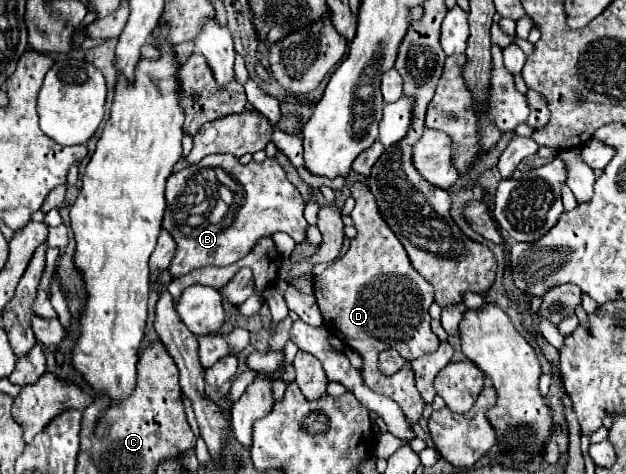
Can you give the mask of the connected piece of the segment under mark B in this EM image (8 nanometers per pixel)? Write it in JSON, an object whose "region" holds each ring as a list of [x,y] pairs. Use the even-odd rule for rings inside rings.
{"region":[[[208,155],[200,163],[172,173],[166,181],[166,213],[162,227],[170,231],[178,245],[168,271],[172,277],[180,277],[206,265],[232,265],[248,255],[260,237],[272,235],[276,231],[284,231],[296,243],[302,243],[308,227],[302,211],[304,199],[288,181],[286,171],[278,165],[276,157],[270,157],[264,163],[250,161],[242,165],[232,155]],[[210,167],[224,169],[240,187],[222,185],[218,177],[210,175]],[[220,199],[228,205],[228,209],[232,209],[226,213],[226,219],[224,215],[214,215]]]}

